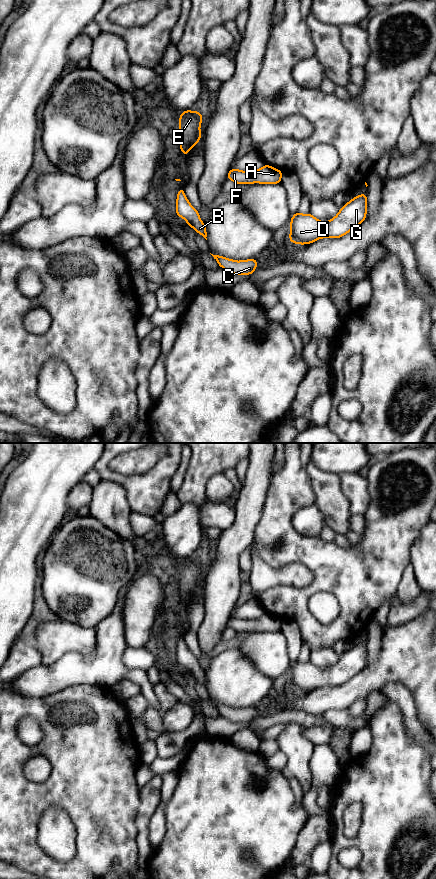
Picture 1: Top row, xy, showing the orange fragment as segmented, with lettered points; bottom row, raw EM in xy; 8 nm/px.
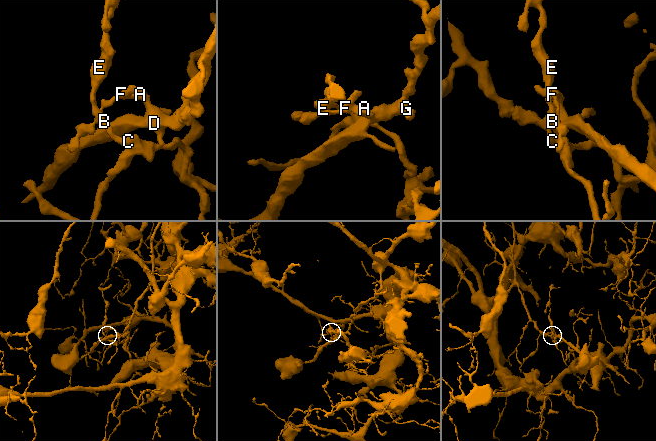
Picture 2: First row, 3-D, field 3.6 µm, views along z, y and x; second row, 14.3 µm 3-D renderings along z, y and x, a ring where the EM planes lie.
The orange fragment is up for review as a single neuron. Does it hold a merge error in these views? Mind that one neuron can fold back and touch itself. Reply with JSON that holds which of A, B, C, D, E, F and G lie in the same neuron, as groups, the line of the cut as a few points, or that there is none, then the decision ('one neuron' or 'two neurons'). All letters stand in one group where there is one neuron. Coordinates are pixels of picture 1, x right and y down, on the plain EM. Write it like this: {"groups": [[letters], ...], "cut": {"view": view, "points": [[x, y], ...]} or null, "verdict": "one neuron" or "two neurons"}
{"groups": [["A", "D", "F", "G"], ["B", "C", "E"]], "cut": {"view": "xy", "points": [[187, 669], [190, 673]]}, "verdict": "two neurons"}

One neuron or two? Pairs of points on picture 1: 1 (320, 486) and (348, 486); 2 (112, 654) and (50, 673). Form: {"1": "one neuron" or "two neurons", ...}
{"1": "two neurons", "2": "one neuron"}

